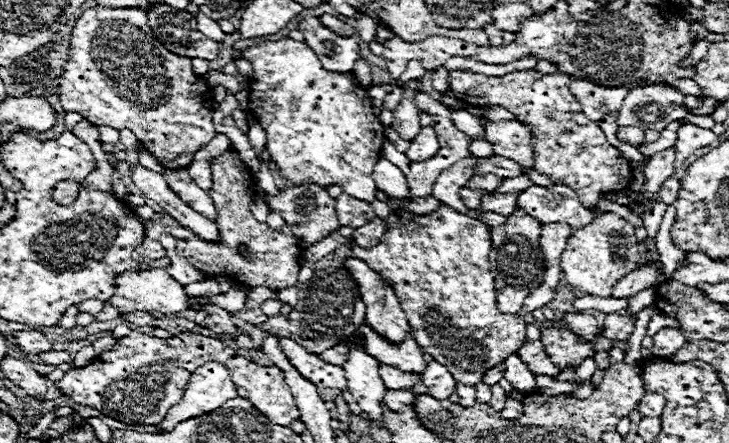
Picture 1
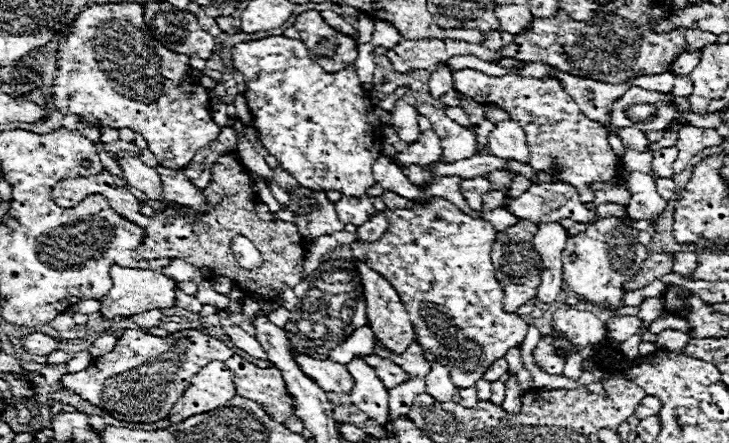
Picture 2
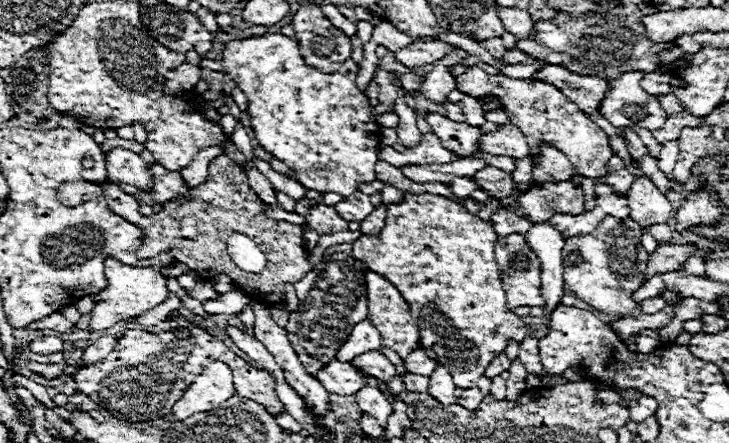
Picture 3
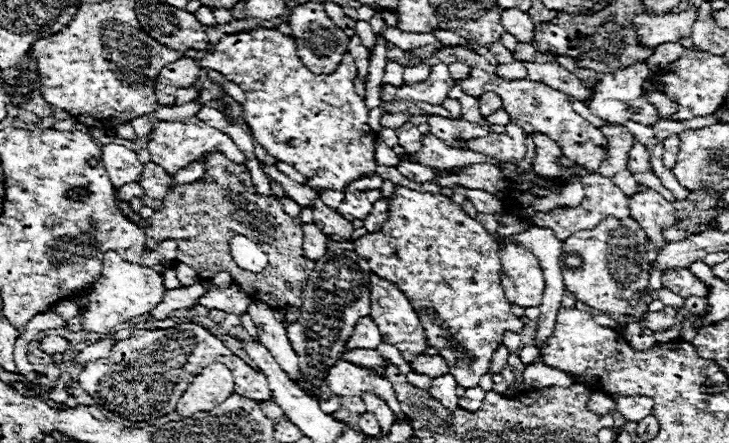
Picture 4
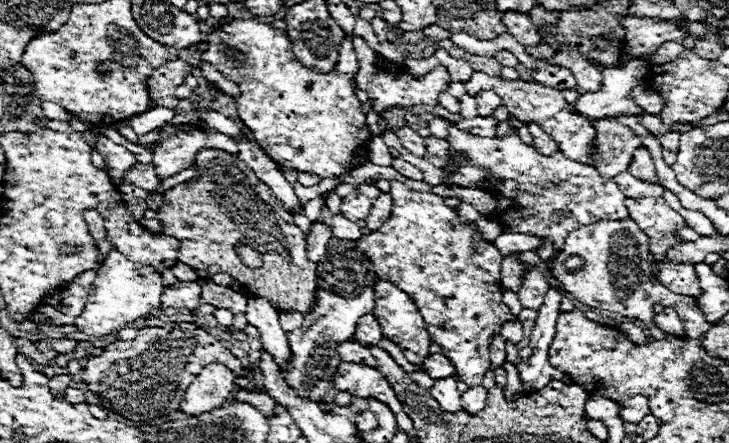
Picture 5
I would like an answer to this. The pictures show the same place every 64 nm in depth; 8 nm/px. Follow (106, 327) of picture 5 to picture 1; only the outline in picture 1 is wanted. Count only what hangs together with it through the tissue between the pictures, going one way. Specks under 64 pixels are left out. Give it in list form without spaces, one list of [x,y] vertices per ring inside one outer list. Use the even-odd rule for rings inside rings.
[[[152,268],[152,270],[140,270],[140,272],[124,272],[116,278],[116,294],[108,300],[112,306],[116,306],[120,312],[184,312],[192,304],[192,296],[184,292],[184,286],[176,282],[164,268]]]

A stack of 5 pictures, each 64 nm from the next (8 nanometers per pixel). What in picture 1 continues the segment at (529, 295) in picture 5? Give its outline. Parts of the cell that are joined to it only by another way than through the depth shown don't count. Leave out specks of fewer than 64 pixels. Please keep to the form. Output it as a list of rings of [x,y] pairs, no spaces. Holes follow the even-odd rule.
[[[518,208],[506,216],[502,226],[492,226],[492,250],[490,250],[490,268],[496,282],[506,284],[508,288],[496,288],[496,304],[502,314],[516,314],[524,298],[542,284],[544,280],[544,254],[540,252],[540,222],[532,216],[524,216]]]

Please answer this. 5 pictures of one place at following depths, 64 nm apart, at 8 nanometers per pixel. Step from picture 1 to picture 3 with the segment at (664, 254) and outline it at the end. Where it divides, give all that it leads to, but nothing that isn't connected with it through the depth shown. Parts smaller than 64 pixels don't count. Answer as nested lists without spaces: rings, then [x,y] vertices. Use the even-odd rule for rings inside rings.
[[[688,256],[688,260],[684,262],[680,270],[694,274],[694,276],[704,276],[704,260],[700,256]]]

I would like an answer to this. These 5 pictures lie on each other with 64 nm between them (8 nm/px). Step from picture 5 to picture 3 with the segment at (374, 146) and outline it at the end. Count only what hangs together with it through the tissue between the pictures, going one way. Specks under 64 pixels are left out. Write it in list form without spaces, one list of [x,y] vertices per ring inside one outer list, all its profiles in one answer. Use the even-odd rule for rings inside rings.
[[[432,132],[422,134],[422,140],[416,148],[406,148],[404,152],[396,152],[392,146],[380,146],[378,158],[388,162],[388,164],[396,164],[396,166],[408,166],[408,164],[416,164],[416,166],[426,166],[426,164],[446,164],[452,160],[458,160],[458,156],[454,156],[452,152],[448,152],[440,138]],[[476,152],[474,156],[483,159],[488,165],[495,166],[501,170],[512,173],[515,170],[515,162],[513,158],[506,156],[494,156],[485,152]]]

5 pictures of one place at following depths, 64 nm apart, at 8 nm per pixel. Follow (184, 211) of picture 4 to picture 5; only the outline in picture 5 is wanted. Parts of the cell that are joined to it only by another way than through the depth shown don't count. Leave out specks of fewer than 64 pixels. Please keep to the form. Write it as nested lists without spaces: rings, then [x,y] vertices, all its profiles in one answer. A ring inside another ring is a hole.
[[[202,148],[196,154],[196,170],[196,178],[164,192],[164,204],[156,214],[156,220],[164,226],[160,234],[174,236],[186,244],[198,244],[200,258],[182,260],[196,272],[210,272],[204,276],[226,272],[252,296],[268,298],[274,308],[308,314],[316,292],[316,264],[306,258],[306,236],[292,222],[284,204],[254,176],[244,160],[234,158],[224,150]],[[240,240],[246,240],[262,254],[264,266],[260,270],[246,270],[238,260],[234,244]]]

